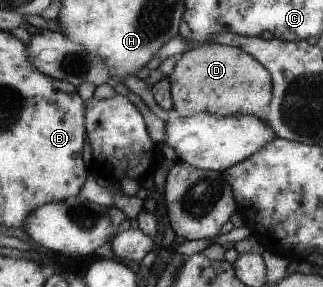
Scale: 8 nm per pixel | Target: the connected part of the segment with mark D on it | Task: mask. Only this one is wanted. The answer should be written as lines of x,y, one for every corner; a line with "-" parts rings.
208,43
185,53
177,60
175,69
168,79
172,86
174,114
185,116
185,118
195,116
199,112
221,117
255,114
255,116
266,118
273,99
271,72
245,50
230,45

